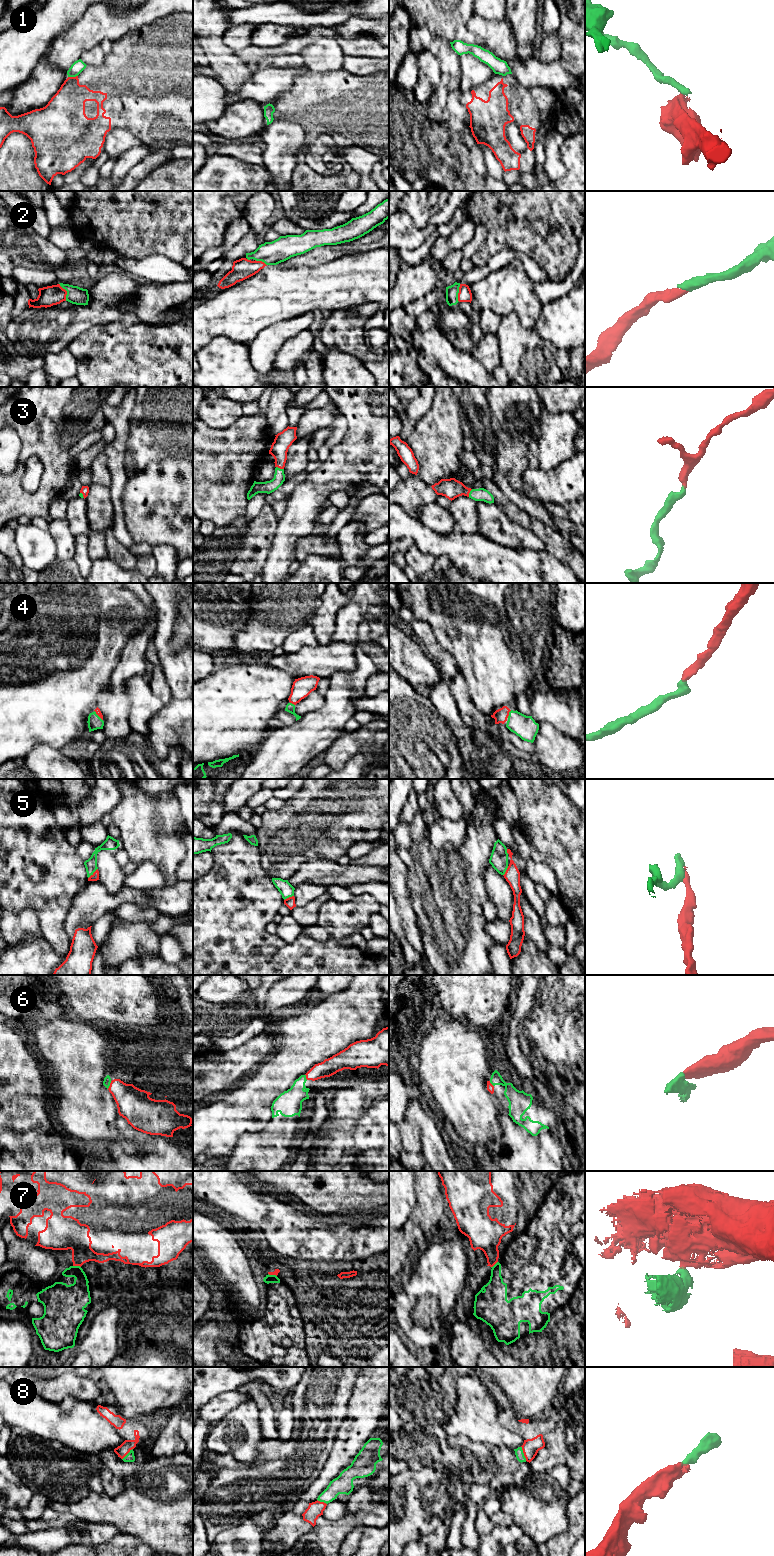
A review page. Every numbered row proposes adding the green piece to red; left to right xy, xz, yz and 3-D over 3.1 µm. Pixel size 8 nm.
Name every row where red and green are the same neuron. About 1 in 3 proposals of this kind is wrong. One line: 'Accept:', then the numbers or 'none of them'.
Accept: 2, 3, 4, 5, 6, 8

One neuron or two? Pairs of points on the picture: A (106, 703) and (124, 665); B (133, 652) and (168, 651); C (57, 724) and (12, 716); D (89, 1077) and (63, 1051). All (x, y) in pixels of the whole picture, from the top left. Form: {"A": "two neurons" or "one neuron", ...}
{"A": "one neuron", "B": "two neurons", "C": "one neuron", "D": "one neuron"}

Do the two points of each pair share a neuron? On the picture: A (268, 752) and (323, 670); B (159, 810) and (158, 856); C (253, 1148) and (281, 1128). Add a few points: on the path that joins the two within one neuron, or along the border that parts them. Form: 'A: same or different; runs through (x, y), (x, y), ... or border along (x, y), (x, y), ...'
A: different; border along (351, 671), (336, 671), (328, 677)
B: same; runs through (159, 821), (161, 845)
C: same; runs through (260, 1145), (265, 1144), (274, 1135)

